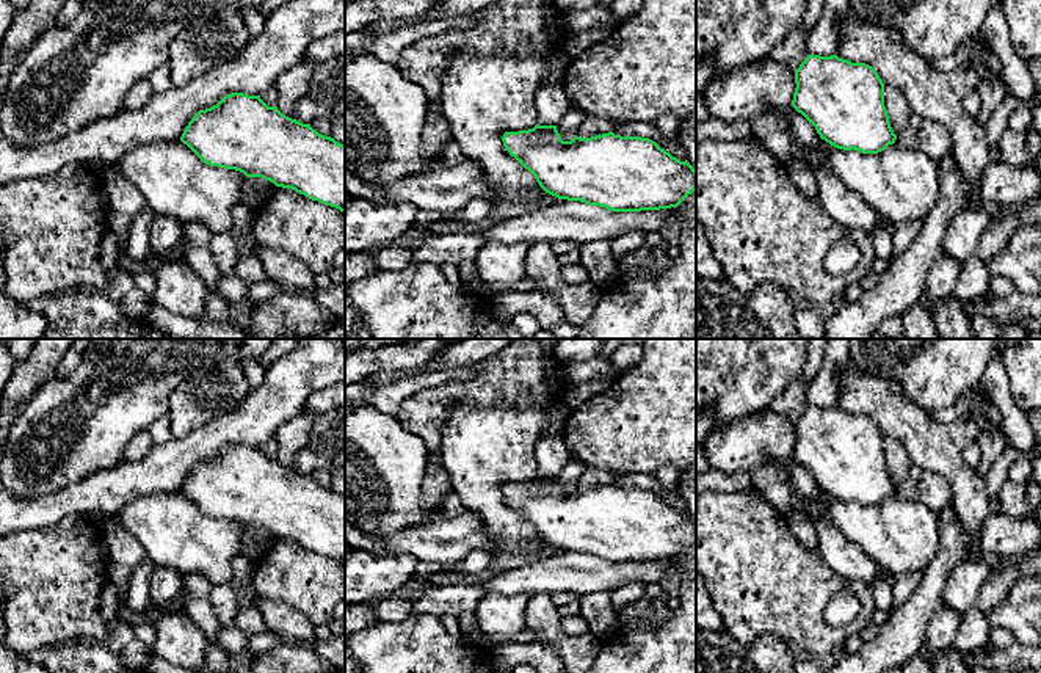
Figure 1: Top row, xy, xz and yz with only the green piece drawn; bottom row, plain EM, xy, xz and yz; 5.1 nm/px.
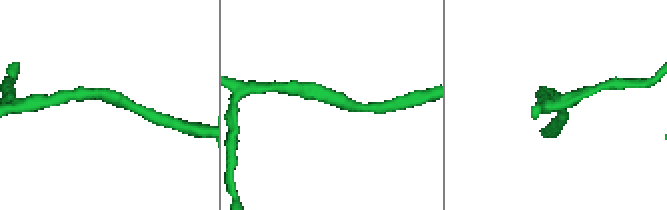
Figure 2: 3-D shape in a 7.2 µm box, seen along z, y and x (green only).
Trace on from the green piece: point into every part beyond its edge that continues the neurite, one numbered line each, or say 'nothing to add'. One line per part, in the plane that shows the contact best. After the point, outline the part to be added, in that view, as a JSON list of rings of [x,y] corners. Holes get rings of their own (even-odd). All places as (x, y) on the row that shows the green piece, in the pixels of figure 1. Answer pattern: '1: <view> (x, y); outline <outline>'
nothing to add

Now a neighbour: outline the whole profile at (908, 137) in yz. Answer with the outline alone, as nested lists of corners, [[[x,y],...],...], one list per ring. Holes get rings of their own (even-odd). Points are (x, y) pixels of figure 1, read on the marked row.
[[[912,113],[909,124],[897,135],[895,143],[901,147],[912,147],[912,149],[919,149],[919,129],[922,126],[923,119]]]

